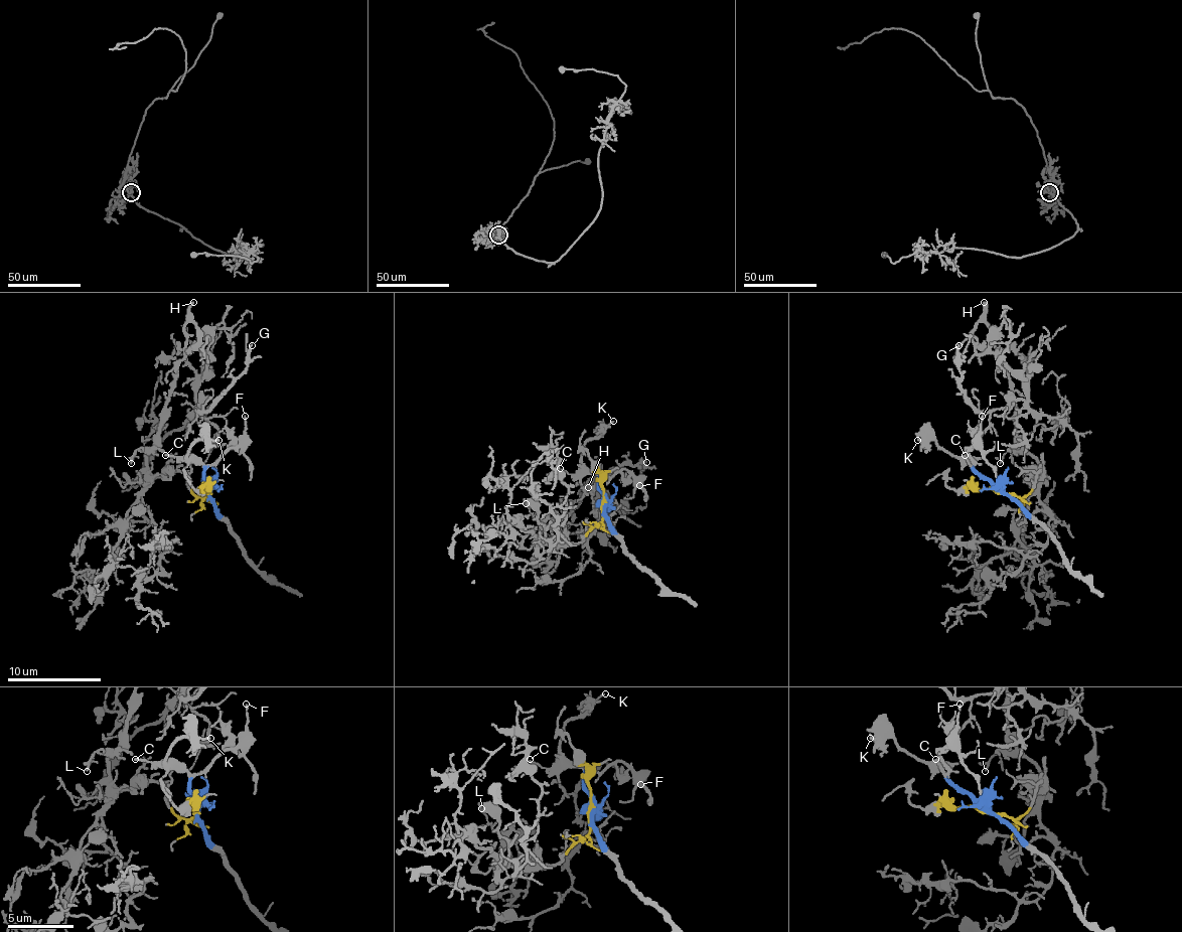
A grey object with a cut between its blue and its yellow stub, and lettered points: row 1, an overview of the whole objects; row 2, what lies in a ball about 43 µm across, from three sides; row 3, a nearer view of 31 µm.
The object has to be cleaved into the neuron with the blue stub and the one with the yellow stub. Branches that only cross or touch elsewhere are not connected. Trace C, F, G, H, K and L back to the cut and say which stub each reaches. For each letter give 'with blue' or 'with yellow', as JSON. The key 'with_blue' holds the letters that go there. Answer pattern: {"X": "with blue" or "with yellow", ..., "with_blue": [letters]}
{"C": "with blue", "F": "with blue", "G": "with yellow", "H": "with yellow", "K": "with blue", "L": "with yellow", "with_blue": ["C", "F", "K"]}

